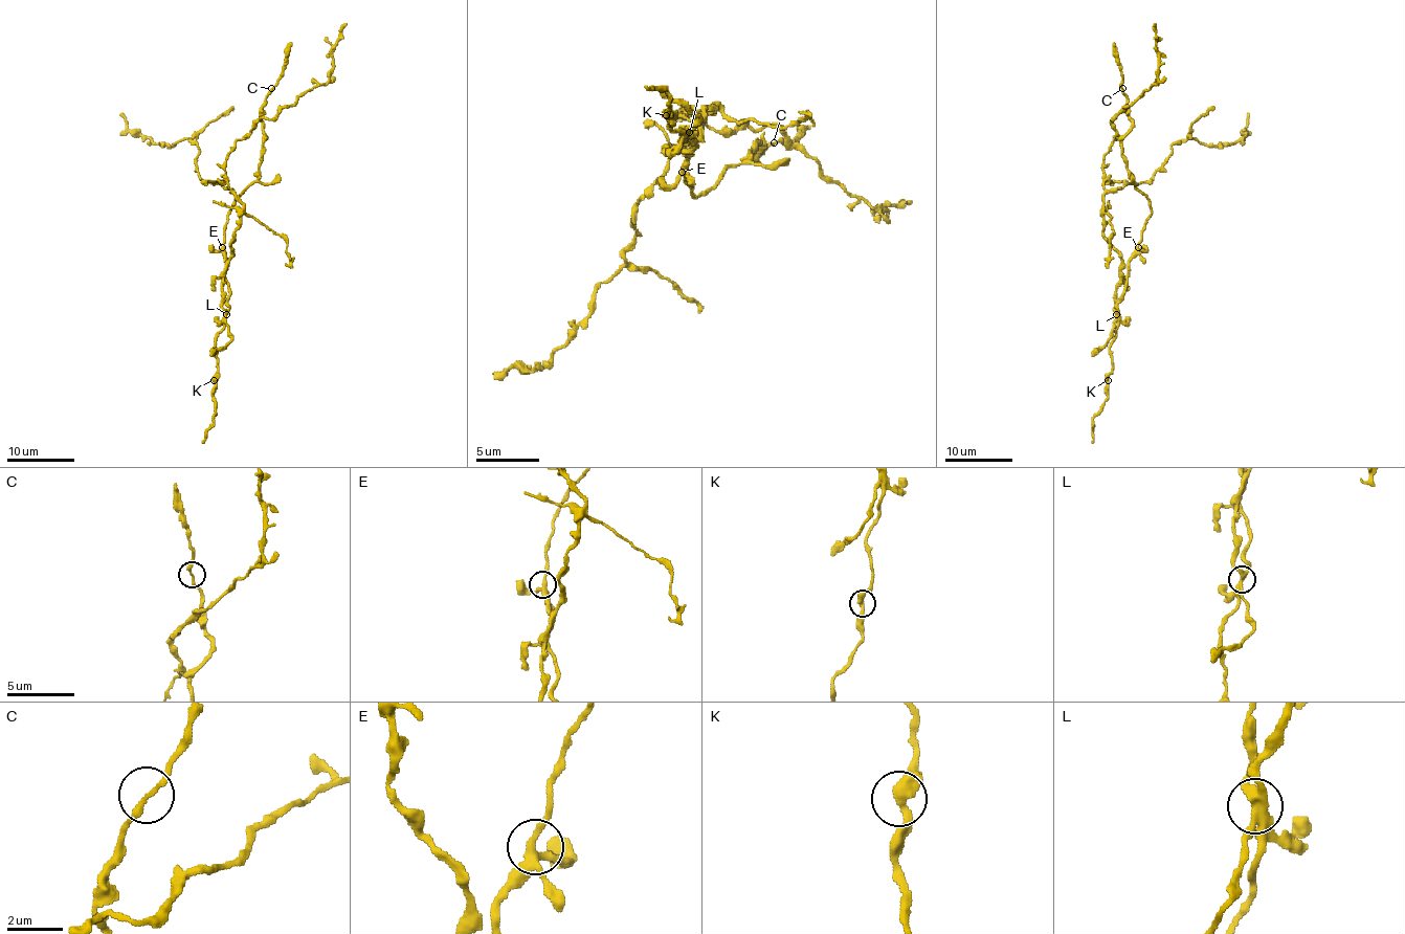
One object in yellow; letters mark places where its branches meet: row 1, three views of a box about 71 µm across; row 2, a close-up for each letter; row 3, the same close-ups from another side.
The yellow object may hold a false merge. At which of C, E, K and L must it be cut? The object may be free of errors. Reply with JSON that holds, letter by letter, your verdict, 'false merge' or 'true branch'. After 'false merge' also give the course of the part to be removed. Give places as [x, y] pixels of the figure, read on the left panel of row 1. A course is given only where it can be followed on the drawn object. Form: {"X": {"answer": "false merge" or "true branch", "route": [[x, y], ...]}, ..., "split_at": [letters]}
{"C": {"answer": "true branch"}, "E": {"answer": "true branch"}, "K": {"answer": "true branch"}, "L": {"answer": "false merge", "route": [[225, 314], [225, 263], [242, 206], [228, 186], [225, 157], [261, 118], [273, 118], [326, 83], [346, 23]]}, "split_at": ["L"]}

